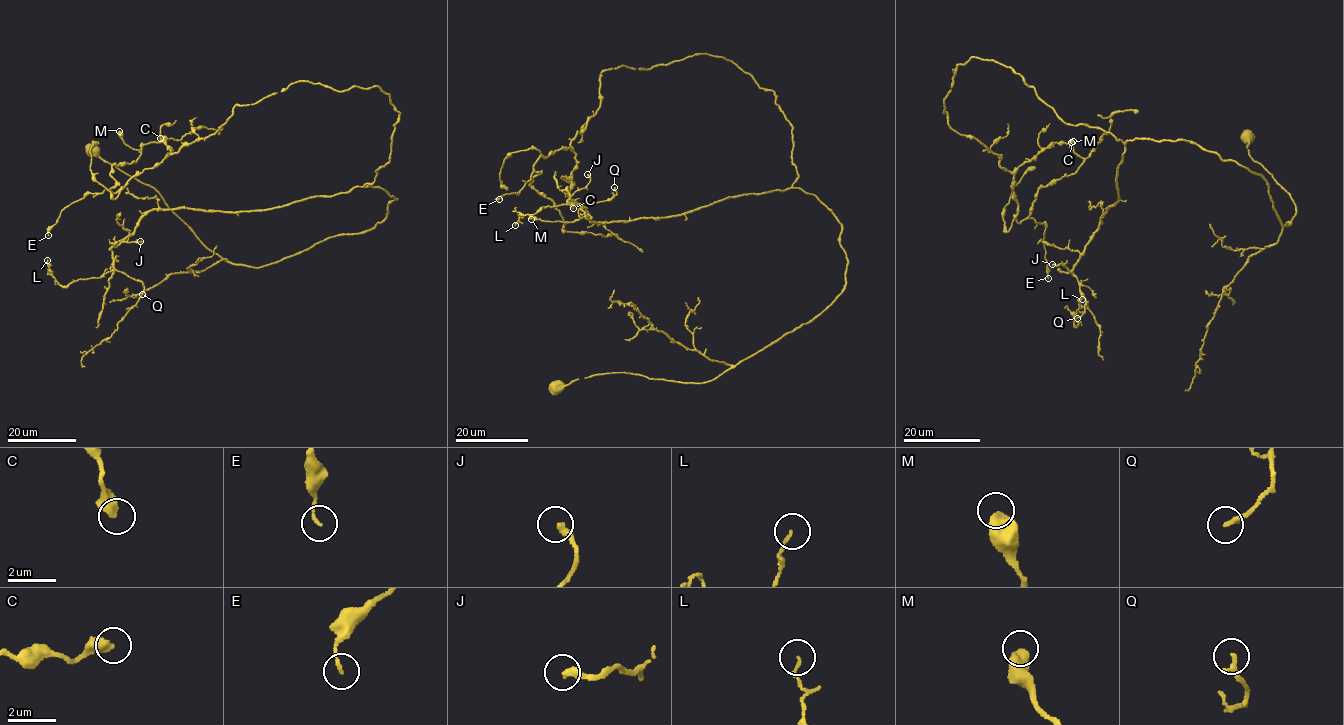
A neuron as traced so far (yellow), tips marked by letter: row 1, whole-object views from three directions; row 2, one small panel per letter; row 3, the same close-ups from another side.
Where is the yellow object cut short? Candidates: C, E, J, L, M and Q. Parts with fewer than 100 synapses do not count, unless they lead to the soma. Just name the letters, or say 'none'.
none

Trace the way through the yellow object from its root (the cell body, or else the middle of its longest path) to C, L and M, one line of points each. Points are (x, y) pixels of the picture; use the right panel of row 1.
C: (1246, 133), (1288, 226), (1196, 143), (1065, 124), (992, 59), (952, 71), (943, 113), (1000, 167), (1073, 141)
L: (1246, 133), (1288, 225), (1244, 166), (1128, 140), (1072, 273), (1076, 326), (1082, 299)
M: (1246, 133), (1288, 226), (1196, 143), (952, 71), (1017, 222), (1071, 142)

